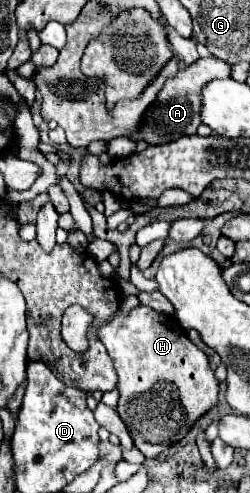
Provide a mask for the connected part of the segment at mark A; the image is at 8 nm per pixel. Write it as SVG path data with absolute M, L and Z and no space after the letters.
M210 56L210 58L200 58L194 64L186 66L184 70L178 70L176 76L168 78L160 90L160 94L156 96L154 104L148 106L148 110L144 112L140 126L136 132L132 132L128 138L134 142L148 142L150 146L154 144L166 144L172 140L178 140L182 136L190 136L196 132L196 128L200 126L200 118L198 118L198 108L200 108L200 88L214 80L214 78L226 78L230 76L230 64Z

